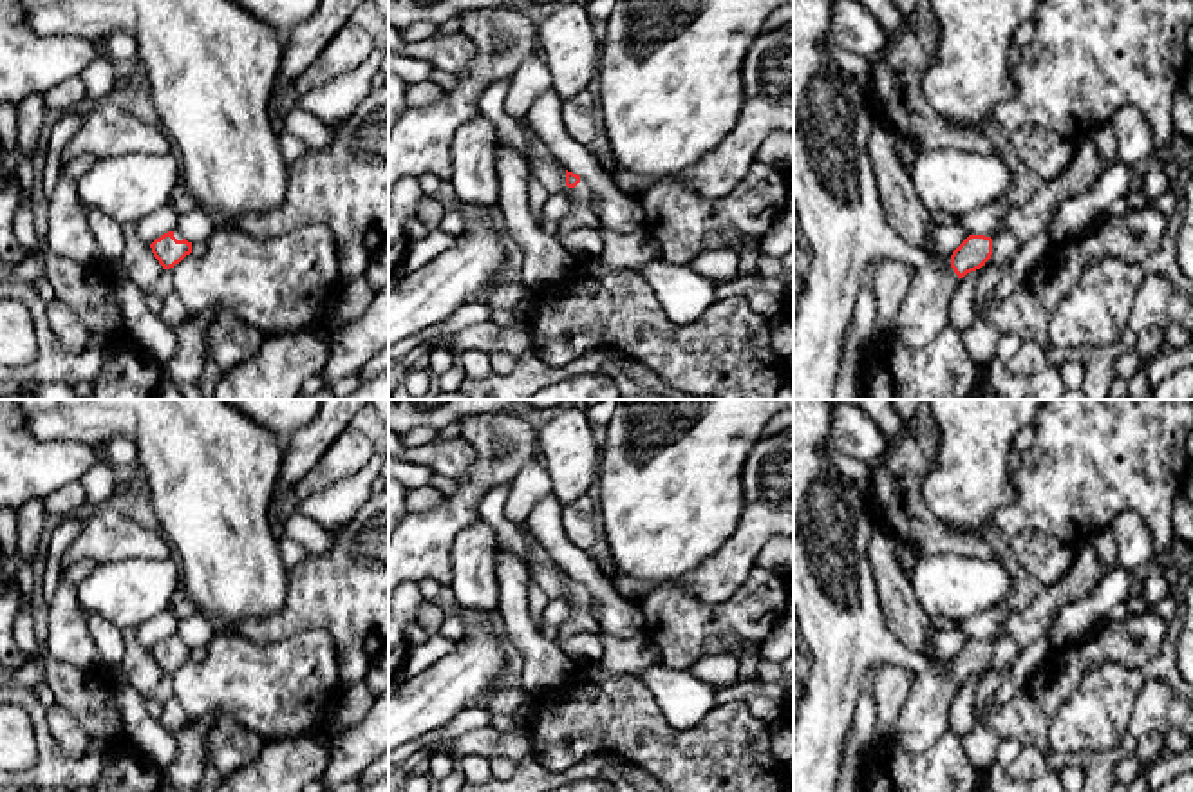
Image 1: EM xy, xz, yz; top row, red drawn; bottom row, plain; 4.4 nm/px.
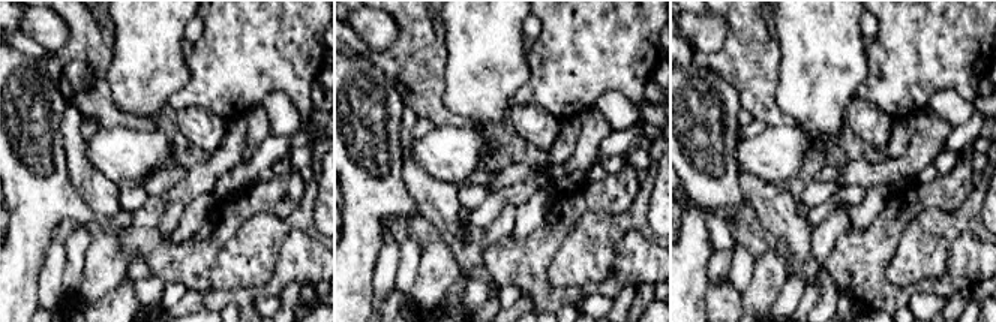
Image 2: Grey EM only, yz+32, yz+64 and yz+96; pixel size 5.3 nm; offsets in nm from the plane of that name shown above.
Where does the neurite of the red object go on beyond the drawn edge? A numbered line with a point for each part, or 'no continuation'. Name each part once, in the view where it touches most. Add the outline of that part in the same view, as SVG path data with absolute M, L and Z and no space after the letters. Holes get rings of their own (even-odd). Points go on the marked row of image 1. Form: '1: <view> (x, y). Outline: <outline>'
1: xz (581, 216). Outline: M582 177L575 188L568 188L566 195L571 201L571 212L566 219L562 219L551 228L559 239L566 237L568 233L578 228L598 226L598 217L591 208L593 192Z
2: yz (924, 313). Outline: M949 266L916 269L897 316L897 336L911 349L927 345L949 324L949 302L960 284Z

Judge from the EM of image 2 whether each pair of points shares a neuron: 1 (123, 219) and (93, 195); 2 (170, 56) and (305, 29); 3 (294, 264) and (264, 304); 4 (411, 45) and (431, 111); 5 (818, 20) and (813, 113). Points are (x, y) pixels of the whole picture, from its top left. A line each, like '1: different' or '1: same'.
1: different
2: different
3: different
4: same
5: same

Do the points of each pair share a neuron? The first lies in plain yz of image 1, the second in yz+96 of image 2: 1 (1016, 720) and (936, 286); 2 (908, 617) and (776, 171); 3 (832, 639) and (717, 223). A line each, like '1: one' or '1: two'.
1: one
2: two
3: two

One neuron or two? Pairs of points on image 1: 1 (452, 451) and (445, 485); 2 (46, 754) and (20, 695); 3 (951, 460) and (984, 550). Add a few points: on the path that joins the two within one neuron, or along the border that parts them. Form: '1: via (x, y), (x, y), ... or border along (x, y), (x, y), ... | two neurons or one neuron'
1: border along (432, 471), (454, 481) | two neurons
2: via (44, 740), (35, 709) | one neuron
3: border along (939, 519), (955, 528), (980, 534) | two neurons

